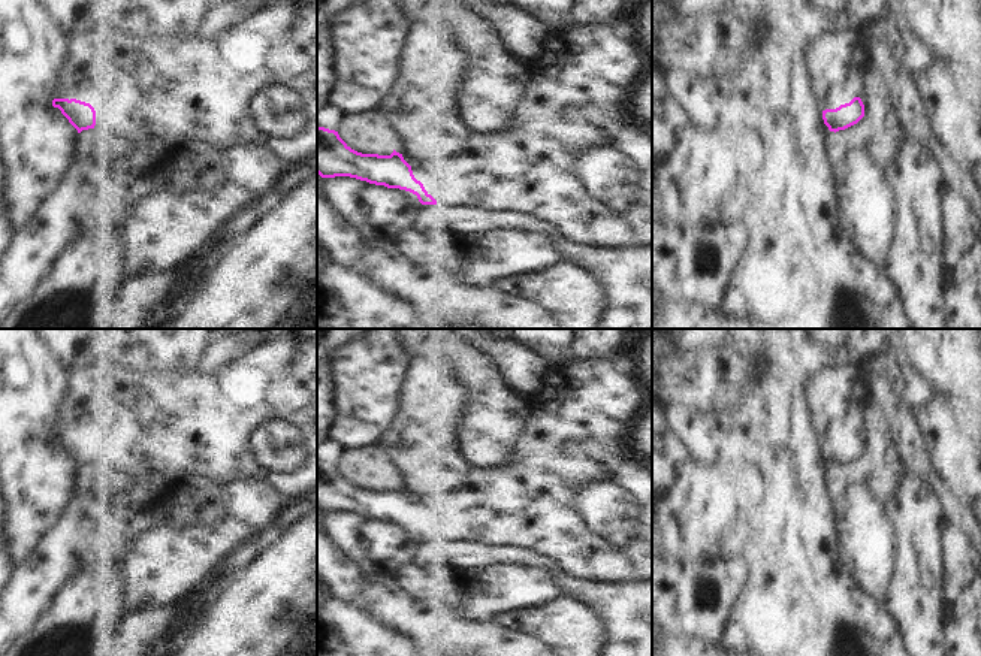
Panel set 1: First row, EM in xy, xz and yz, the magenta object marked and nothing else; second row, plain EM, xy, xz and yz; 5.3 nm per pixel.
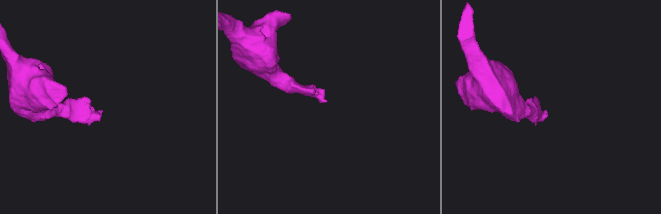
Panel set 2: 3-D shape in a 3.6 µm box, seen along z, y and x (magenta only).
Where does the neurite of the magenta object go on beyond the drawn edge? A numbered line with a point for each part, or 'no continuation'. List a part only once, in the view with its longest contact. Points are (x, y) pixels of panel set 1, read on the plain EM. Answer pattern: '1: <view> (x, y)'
1: xz (588, 413)

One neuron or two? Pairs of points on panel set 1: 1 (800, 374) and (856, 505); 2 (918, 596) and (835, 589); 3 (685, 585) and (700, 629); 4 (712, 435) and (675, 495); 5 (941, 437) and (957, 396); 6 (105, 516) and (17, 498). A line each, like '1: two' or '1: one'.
1: two
2: two
3: one
4: two
5: two
6: two

